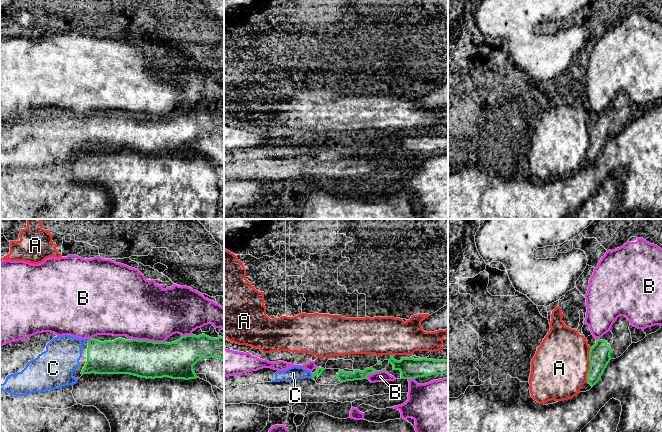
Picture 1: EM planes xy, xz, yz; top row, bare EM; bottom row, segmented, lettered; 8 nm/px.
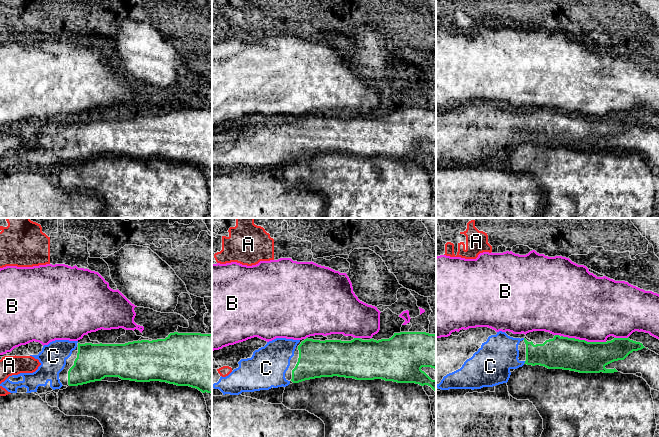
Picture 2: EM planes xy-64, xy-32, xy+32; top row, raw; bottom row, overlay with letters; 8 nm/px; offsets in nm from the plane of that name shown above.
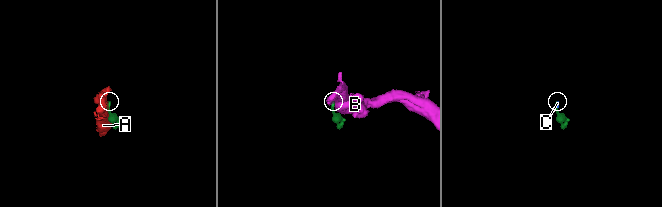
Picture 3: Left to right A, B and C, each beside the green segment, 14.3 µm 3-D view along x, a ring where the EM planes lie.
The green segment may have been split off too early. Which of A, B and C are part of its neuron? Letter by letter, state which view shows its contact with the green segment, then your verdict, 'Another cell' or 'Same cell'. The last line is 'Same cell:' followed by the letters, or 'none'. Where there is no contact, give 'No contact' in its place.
A: Touches green in yz. Another cell
B: Touches green in xy. Another cell
C: Touches green in xz. Same cell
Same cell: C

